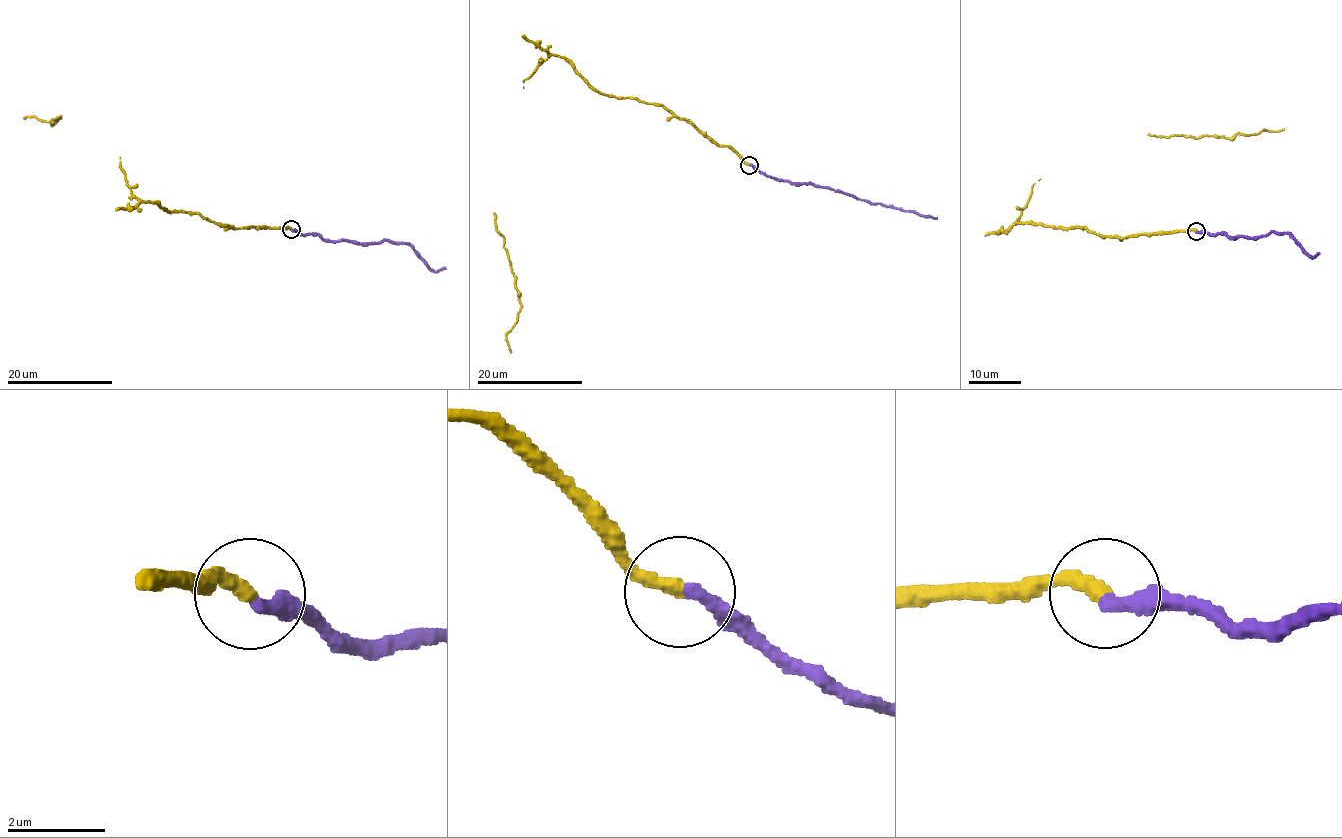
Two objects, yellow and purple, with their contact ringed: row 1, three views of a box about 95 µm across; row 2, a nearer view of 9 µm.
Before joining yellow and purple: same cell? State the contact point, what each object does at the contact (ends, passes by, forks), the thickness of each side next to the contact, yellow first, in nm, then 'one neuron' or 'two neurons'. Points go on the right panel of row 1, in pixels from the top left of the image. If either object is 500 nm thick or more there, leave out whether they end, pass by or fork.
place (1196, 231); yellow ends; purple ends; calibres 280 and 280 nm; two neurons

